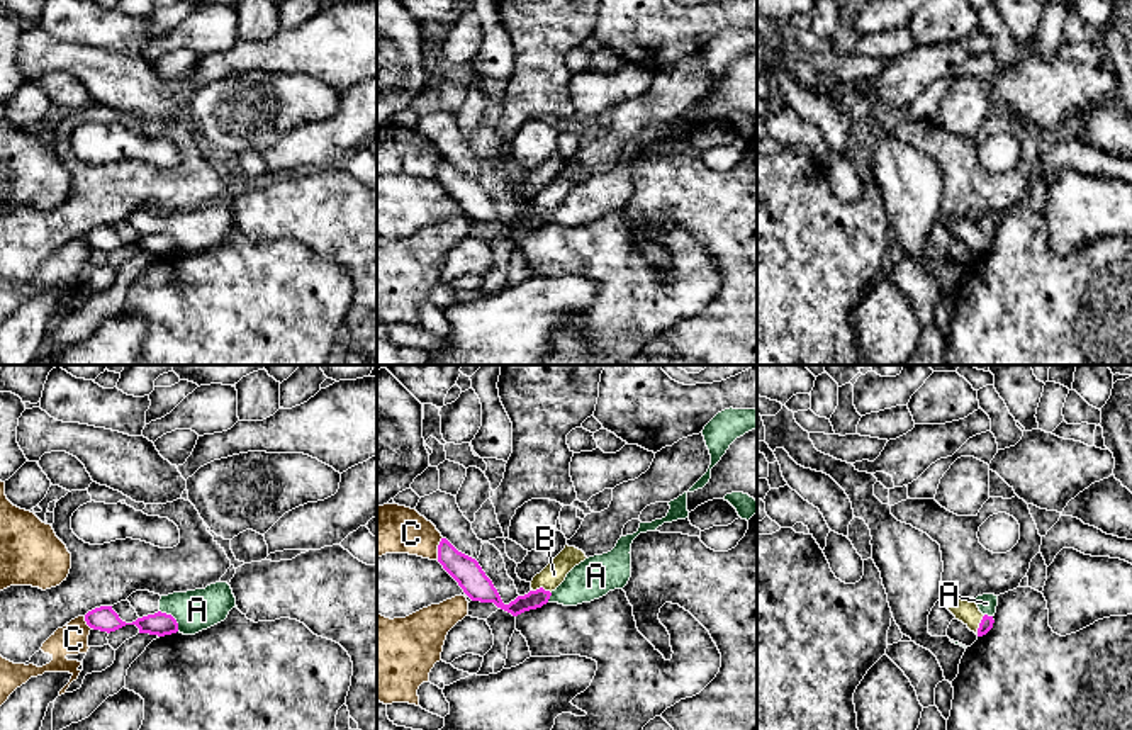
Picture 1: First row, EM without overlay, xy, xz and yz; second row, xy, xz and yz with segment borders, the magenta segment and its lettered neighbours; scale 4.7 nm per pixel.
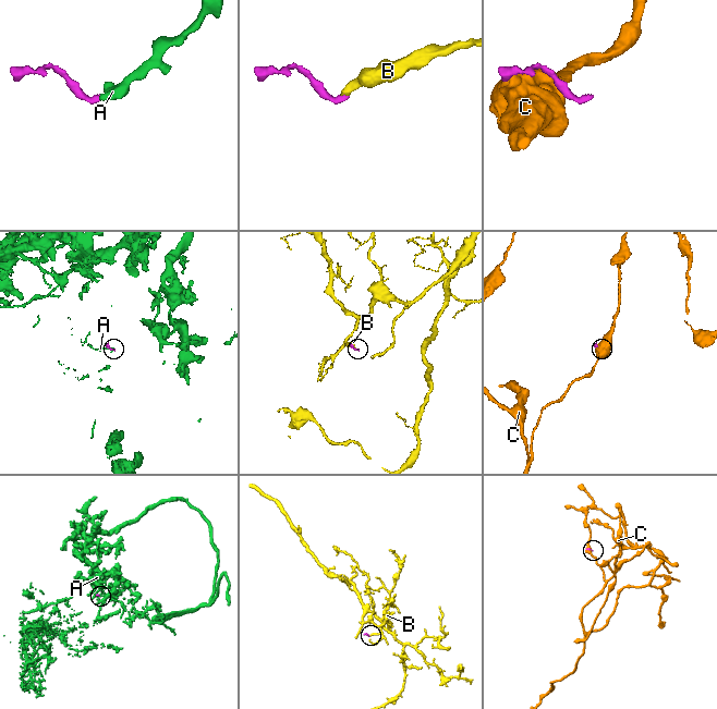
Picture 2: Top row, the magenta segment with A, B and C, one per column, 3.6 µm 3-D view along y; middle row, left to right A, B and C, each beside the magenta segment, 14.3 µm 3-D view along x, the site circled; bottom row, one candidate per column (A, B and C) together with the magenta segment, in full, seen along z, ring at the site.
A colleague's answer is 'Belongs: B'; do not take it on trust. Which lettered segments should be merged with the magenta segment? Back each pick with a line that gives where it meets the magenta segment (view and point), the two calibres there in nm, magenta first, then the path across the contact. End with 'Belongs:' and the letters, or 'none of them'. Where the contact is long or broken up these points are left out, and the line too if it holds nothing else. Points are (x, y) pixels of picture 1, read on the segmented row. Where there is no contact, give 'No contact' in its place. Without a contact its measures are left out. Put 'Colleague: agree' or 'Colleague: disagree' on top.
Colleague: agree
B: Touches magenta at yz (980, 625). Thickness 60 nm (magenta) against 120 nm. Path across: yz (986, 623), (980, 625), (964, 610)
Belongs: B

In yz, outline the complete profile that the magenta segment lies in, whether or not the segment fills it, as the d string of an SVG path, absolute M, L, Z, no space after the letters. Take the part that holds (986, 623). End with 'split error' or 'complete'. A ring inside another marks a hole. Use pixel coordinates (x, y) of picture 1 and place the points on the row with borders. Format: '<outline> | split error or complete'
M974 598L945 599L947 609L962 621L978 637L986 635L993 628L993 616L983 615Z | split error

